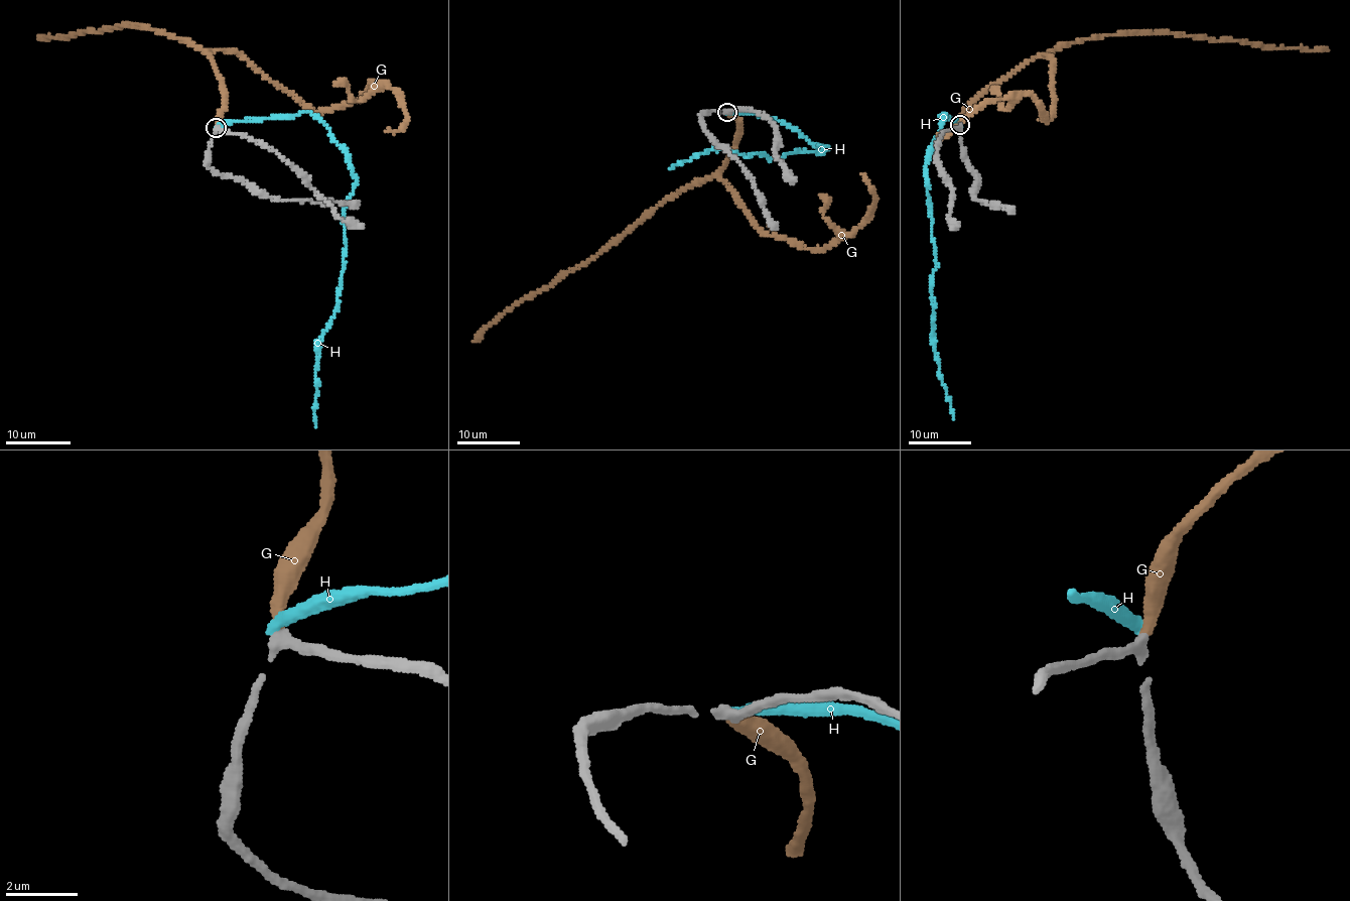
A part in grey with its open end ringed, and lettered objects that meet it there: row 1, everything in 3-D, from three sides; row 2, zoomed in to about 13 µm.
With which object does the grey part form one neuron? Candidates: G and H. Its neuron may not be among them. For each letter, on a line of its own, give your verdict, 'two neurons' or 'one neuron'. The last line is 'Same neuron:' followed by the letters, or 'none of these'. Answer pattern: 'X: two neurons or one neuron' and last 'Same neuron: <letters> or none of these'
G: one neuron
H: two neurons
Same neuron: G

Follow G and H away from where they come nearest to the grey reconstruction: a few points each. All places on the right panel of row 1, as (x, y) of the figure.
G: (960, 124), (961, 115), (974, 100), (1001, 79), (1065, 43), (1162, 32), (1327, 50)
H: (960, 124), (939, 117), (944, 114), (926, 169), (936, 267), (932, 301), (935, 355), (954, 418)

